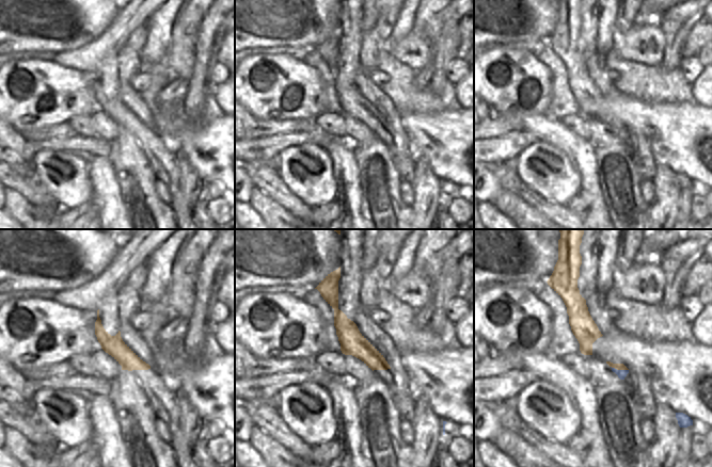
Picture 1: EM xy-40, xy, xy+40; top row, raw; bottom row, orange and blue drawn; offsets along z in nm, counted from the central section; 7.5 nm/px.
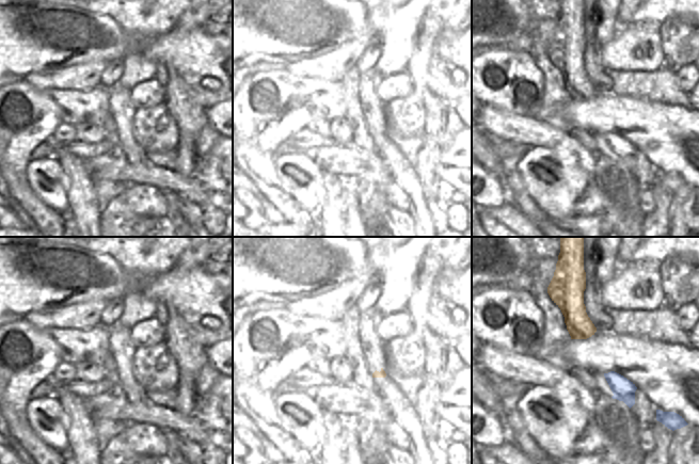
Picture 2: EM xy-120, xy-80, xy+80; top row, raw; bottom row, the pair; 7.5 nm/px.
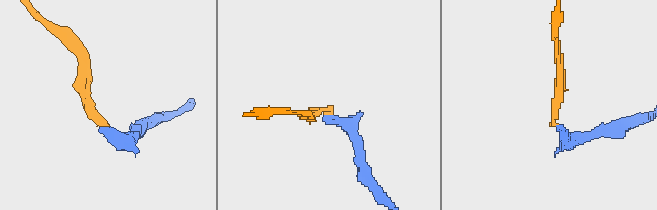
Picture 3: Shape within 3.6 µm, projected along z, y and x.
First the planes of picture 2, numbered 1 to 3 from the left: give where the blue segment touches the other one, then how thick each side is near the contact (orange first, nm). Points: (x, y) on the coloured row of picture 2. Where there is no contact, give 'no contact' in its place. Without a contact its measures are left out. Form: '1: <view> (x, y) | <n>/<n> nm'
1: no contact
2: no contact
3: no contact

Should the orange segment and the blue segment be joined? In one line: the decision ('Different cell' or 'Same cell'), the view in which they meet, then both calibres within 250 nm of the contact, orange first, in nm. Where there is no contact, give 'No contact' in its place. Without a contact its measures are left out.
Different cell. Touches orange in xy+40. Thickness 50 nm (orange) against 70 nm

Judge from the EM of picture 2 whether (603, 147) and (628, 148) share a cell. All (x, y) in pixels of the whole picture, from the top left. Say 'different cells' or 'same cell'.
same cell

